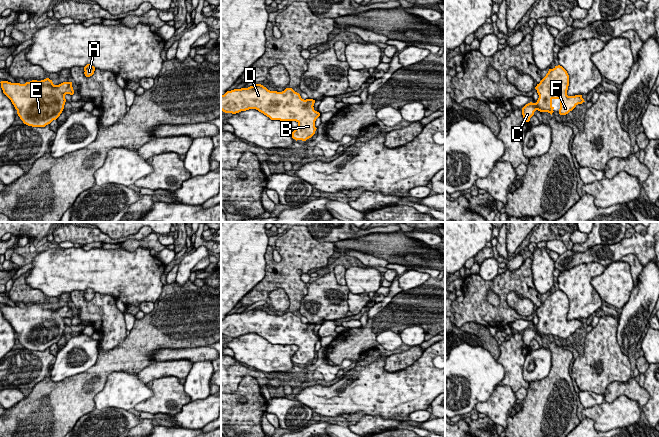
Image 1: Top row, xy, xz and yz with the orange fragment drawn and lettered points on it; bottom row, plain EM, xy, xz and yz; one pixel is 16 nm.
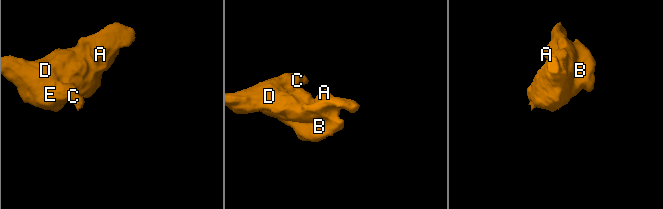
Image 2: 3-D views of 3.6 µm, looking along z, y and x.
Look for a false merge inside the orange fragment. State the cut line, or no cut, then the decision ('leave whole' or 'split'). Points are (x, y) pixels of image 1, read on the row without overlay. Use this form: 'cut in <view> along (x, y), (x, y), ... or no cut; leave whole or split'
no cut; leave whole

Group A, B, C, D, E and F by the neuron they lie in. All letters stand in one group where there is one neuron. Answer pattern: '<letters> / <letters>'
A B C D E F

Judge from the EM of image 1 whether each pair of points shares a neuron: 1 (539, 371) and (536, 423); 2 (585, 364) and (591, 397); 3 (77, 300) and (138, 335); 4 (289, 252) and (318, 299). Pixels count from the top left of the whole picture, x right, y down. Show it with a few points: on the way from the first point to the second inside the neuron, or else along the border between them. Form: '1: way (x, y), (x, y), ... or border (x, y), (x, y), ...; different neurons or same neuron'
1: border (550, 358), (549, 373), (529, 384); different neurons
2: border (580, 390), (589, 390), (602, 394); different neurons
3: border (127, 335), (121, 342), (108, 350); different neurons
4: border (307, 288), (307, 293), (301, 300), (298, 310); different neurons

